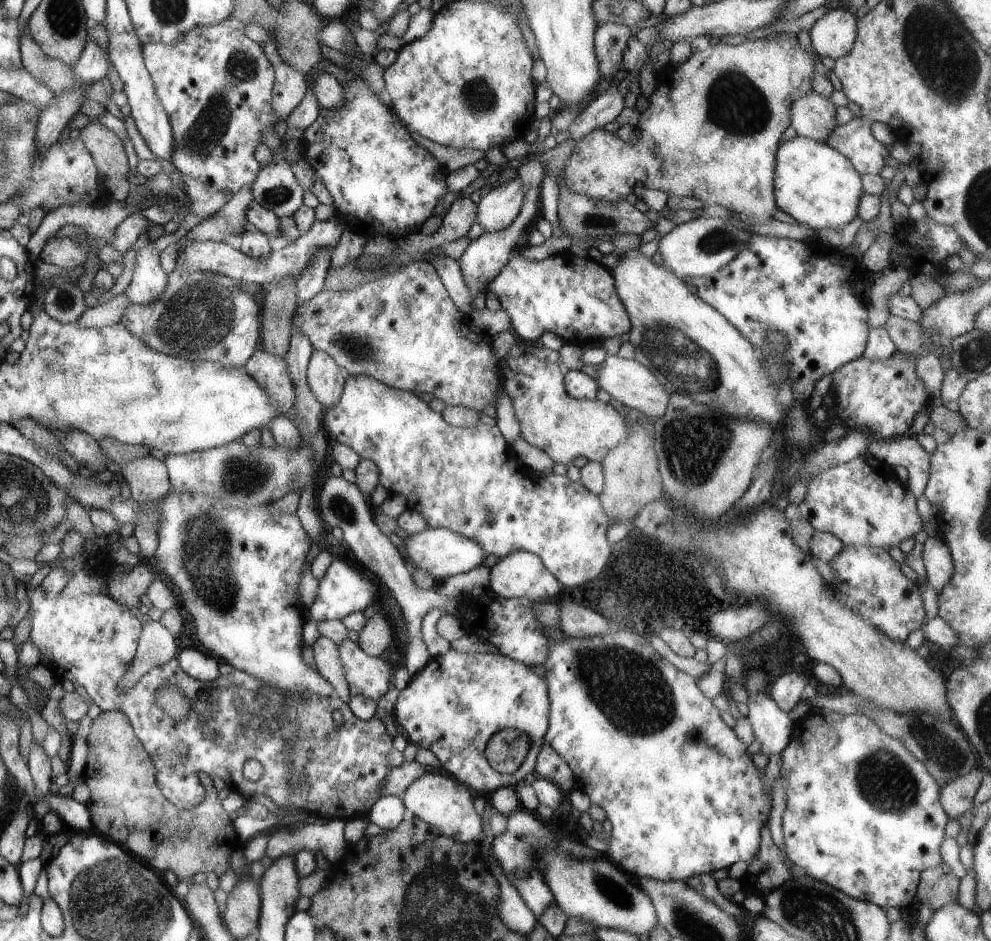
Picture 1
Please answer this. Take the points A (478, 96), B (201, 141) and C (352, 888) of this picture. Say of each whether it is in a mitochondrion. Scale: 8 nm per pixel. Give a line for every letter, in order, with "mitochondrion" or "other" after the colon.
A: mitochondrion
B: mitochondrion
C: other

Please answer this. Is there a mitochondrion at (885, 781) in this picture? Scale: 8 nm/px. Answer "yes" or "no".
yes

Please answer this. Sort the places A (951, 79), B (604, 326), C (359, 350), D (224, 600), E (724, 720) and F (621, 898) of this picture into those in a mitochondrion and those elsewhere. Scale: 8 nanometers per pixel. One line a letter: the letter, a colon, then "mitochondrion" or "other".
A: mitochondrion
B: other
C: mitochondrion
D: mitochondrion
E: other
F: mitochondrion

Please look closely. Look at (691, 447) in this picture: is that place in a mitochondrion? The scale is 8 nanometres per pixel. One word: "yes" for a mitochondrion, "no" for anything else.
yes

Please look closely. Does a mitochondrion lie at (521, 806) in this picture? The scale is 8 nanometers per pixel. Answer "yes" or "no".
no

